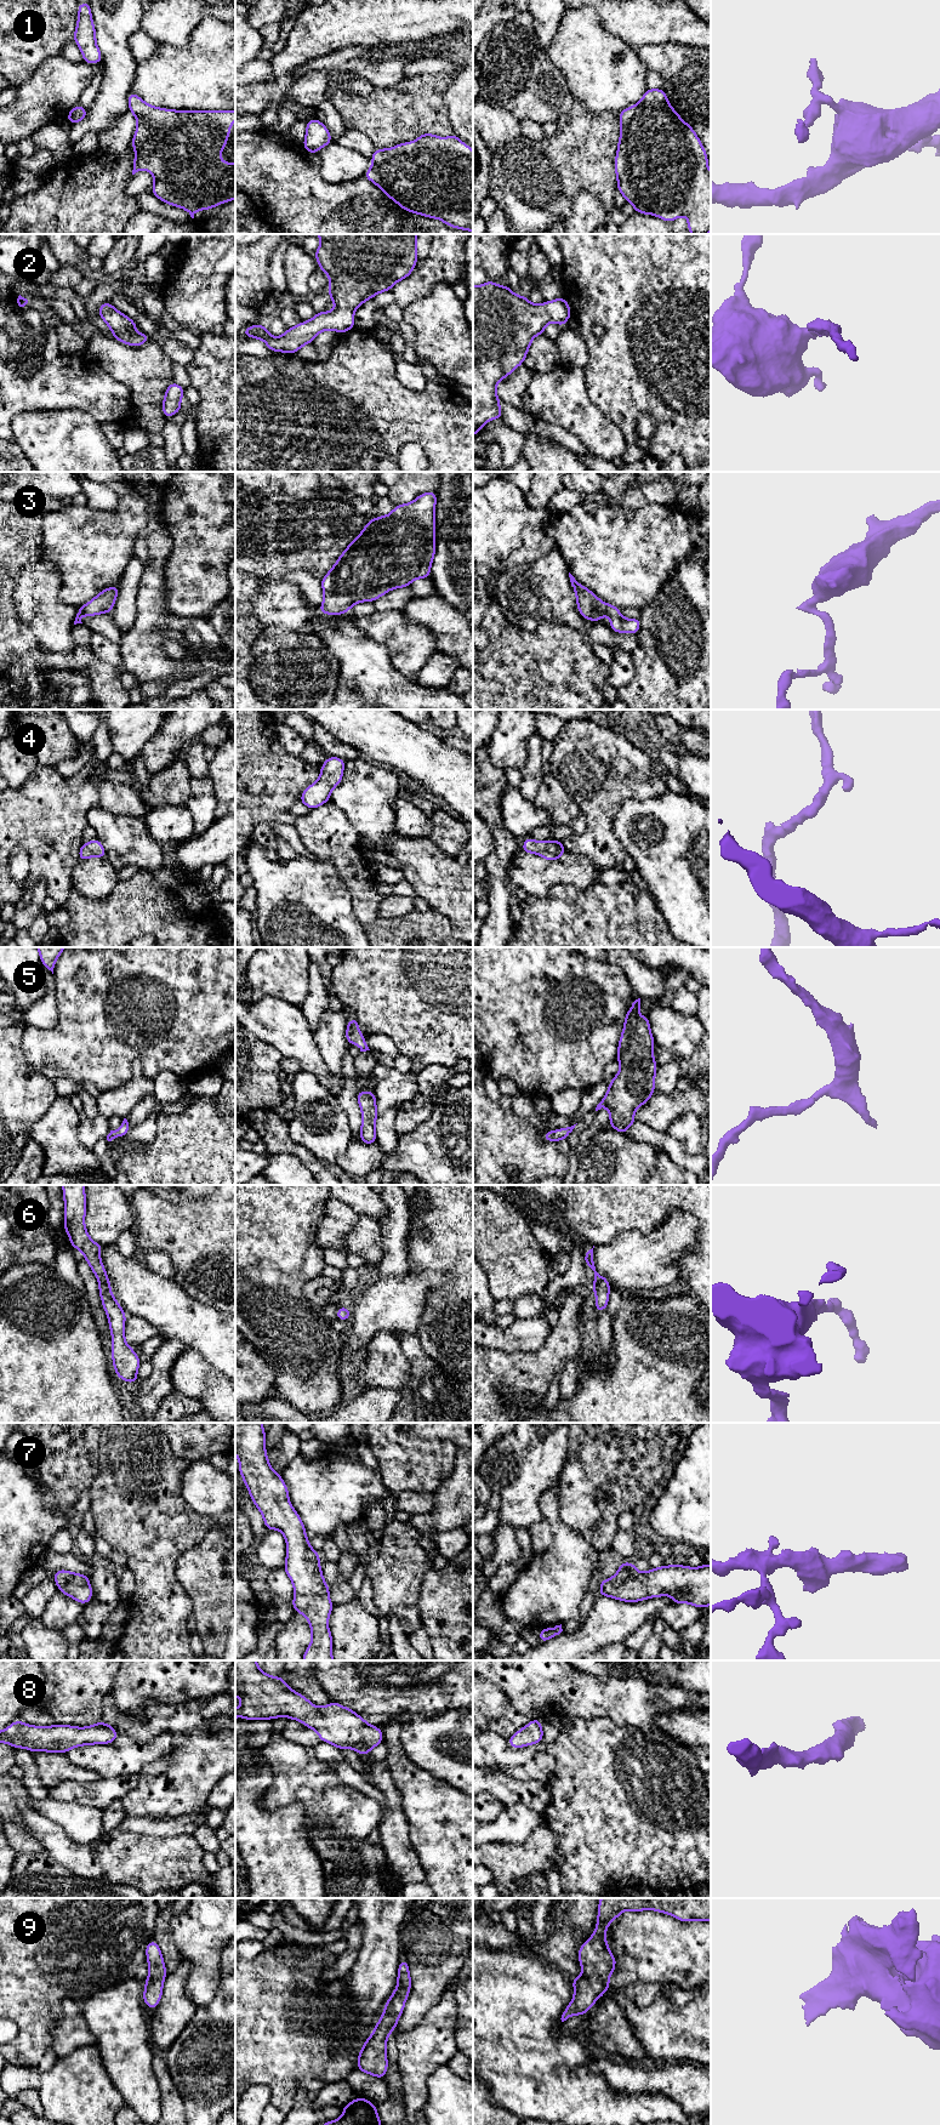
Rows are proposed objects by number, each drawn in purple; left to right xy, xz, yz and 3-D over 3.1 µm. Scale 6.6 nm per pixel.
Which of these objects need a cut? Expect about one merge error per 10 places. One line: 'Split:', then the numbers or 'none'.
Split: none

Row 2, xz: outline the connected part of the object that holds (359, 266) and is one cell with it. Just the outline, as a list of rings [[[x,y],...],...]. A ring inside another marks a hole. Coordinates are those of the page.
[[[317,234],[320,239],[320,246],[314,253],[319,268],[330,278],[329,297],[335,302],[332,312],[319,312],[309,321],[301,321],[295,327],[287,327],[283,336],[273,337],[267,325],[247,326],[241,335],[258,338],[266,342],[270,352],[284,352],[296,354],[304,344],[313,342],[314,337],[325,330],[335,330],[341,335],[354,329],[354,311],[366,300],[380,292],[391,291],[392,286],[408,278],[417,263],[417,234]]]

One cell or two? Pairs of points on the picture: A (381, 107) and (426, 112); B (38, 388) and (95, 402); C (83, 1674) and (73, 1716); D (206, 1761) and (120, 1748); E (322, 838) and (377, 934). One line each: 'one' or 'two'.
A: one
B: one
C: one
D: two
E: one

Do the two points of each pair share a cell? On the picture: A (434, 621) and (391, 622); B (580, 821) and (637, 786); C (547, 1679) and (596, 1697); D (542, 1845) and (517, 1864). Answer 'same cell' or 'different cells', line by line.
A: different cells
B: different cells
C: same cell
D: same cell

